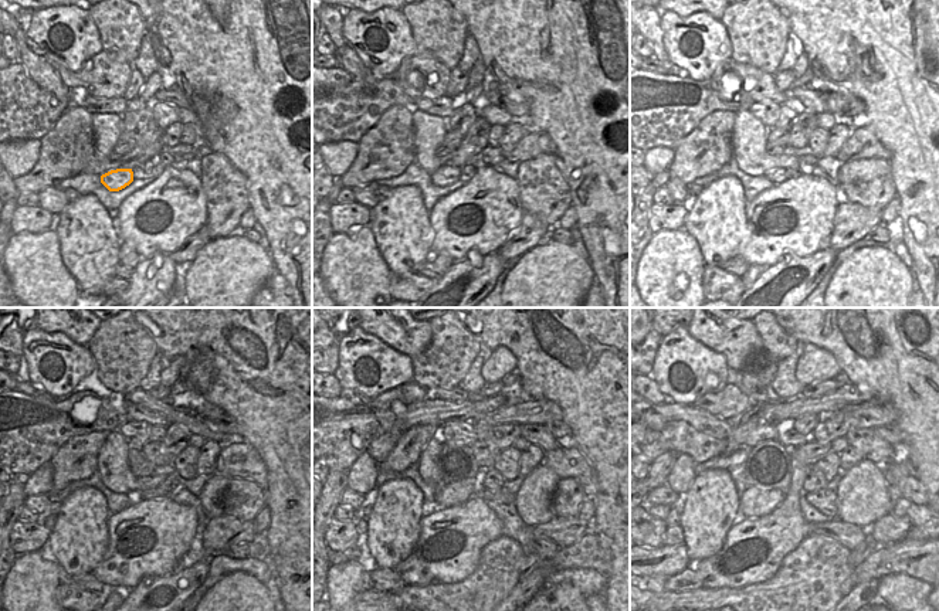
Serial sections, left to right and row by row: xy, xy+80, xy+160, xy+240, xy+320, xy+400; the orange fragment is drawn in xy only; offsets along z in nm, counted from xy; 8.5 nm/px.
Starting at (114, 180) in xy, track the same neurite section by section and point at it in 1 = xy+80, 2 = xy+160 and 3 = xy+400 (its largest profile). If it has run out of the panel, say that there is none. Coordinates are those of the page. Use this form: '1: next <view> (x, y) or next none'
1: next xy+80 (447, 175)
2: next xy+160 (776, 176)
3: next xy+400 (823, 499)

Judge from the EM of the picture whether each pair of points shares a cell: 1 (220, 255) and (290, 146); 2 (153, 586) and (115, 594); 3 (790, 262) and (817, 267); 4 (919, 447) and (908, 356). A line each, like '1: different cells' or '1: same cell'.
1: different cells
2: different cells
3: same cell
4: same cell

